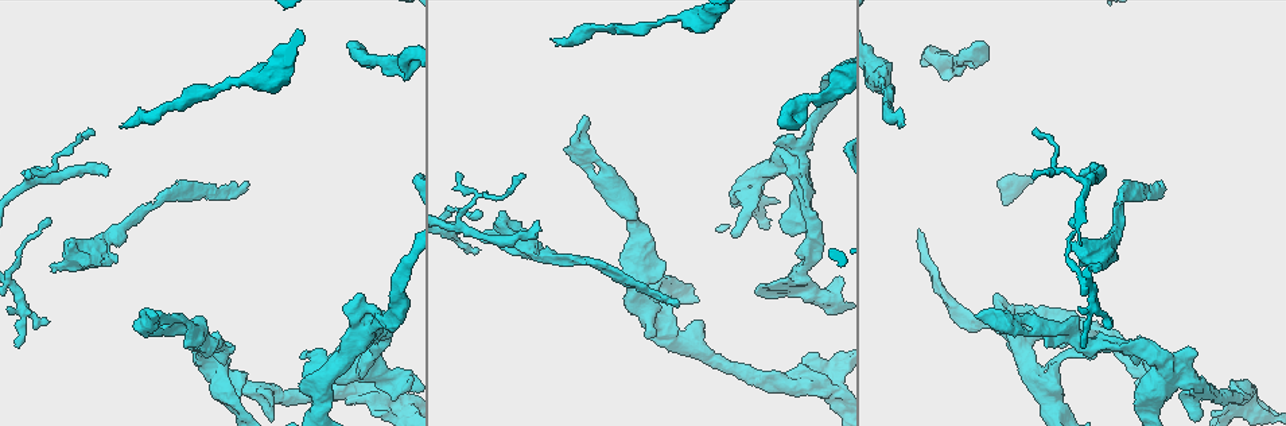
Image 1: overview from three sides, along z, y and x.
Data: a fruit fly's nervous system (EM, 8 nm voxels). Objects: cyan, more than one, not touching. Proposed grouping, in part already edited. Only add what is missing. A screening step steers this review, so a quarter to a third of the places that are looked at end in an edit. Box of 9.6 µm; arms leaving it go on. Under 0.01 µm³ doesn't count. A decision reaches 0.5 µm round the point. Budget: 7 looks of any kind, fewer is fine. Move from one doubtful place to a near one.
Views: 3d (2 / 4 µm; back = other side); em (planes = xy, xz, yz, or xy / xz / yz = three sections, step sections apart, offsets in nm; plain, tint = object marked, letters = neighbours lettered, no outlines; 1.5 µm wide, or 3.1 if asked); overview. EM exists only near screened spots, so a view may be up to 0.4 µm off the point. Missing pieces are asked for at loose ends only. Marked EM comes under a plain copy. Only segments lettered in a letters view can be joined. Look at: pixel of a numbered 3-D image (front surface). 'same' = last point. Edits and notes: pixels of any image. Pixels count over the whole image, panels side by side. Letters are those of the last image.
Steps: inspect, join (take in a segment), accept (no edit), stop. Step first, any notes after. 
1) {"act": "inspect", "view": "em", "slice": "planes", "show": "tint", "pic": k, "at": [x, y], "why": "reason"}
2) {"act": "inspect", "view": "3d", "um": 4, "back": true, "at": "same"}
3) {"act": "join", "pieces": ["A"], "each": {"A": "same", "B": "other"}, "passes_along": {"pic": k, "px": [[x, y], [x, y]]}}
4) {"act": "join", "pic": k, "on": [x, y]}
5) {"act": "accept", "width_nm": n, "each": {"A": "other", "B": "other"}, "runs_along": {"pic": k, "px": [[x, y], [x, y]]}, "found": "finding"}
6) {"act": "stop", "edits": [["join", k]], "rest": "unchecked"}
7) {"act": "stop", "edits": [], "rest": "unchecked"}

{"act": "inspect", "view": "3d", "um": 2, "pic": 1, "at": [1032, 176], "why": "free end"}

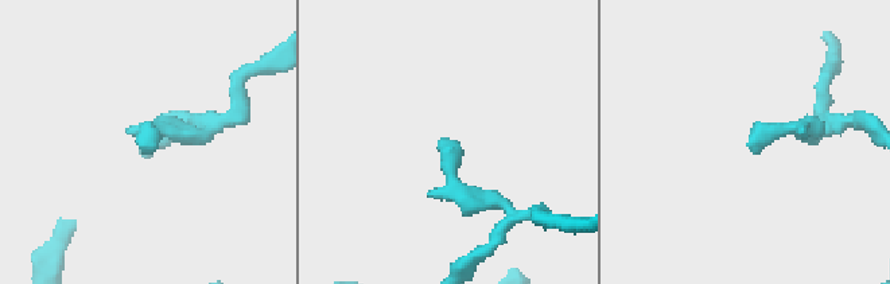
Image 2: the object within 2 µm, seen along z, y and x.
{"act": "inspect", "view": "em", "slice": "planes", "show": "tint", "pic": 2, "at": [145, 151], "why": "need the tissue"}

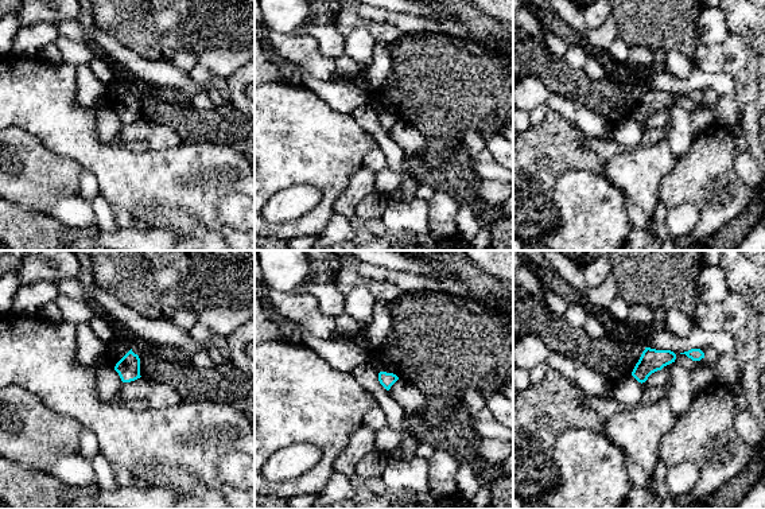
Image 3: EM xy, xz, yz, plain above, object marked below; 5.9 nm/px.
{"act": "inspect", "view": "em", "slice": "planes", "show": "letters", "at": "same"}

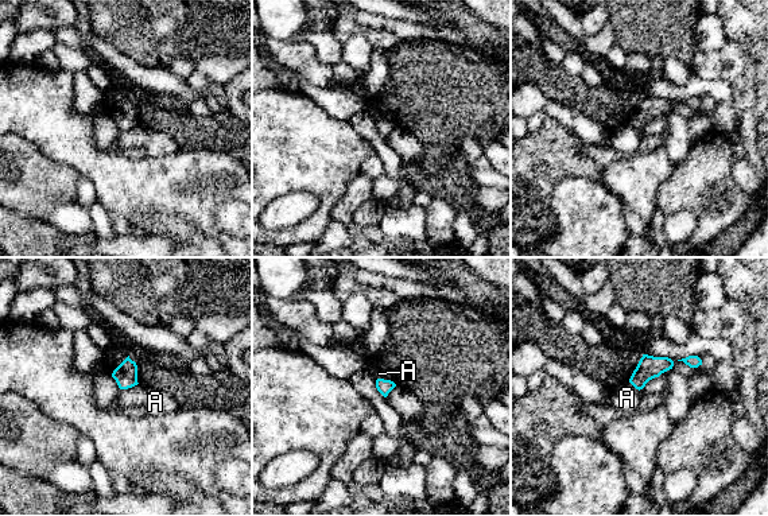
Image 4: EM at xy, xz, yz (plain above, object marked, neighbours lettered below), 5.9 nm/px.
{"act": "accept", "each": {"A": "other"}, "border": {"pic": 4, "px": [[376, 379], [390, 379], [396, 384]]}, "found": "no lettered segment goes on from it"}

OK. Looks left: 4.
{"act": "inspect", "view": "3d", "um": 2, "pic": 1, "at": [1072, 247], "why": "an open end"}

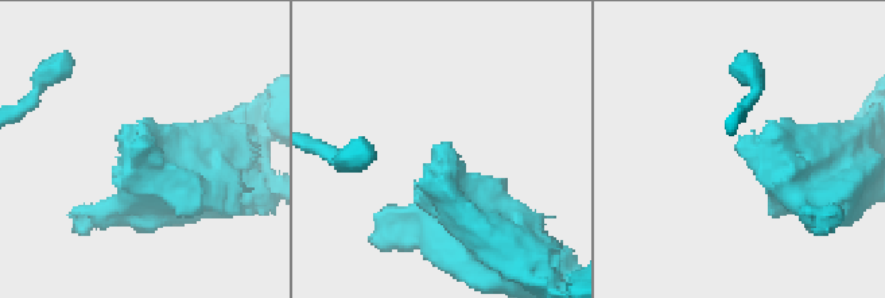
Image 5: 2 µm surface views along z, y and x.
{"act": "inspect", "view": "em", "slice": "planes", "show": "letters", "pic": 5, "at": [448, 144]}

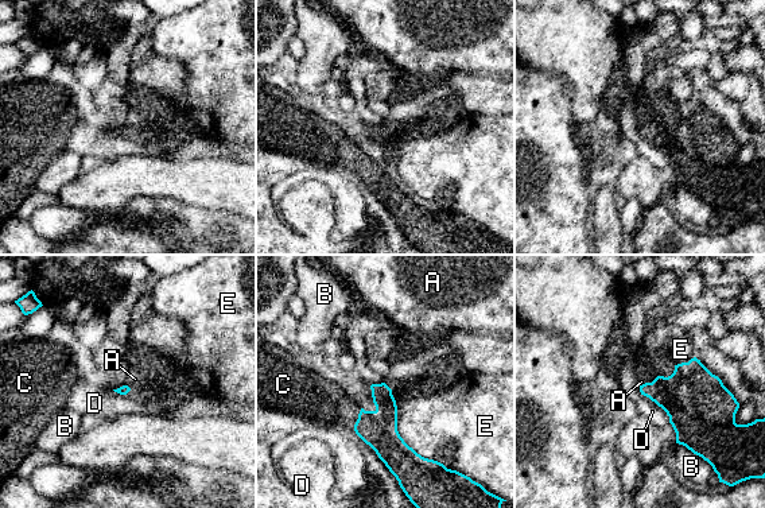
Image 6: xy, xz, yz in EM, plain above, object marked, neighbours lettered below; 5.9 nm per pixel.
{"act": "join", "pieces": ["C"], "each": {"A": "other", "B": "other", "C": "same", "D": "other", "E": "other"}, "found": "it goes on there"}

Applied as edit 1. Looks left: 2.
{"act": "stop", "edits": [["join", 6]], "rest": "unchecked"}

